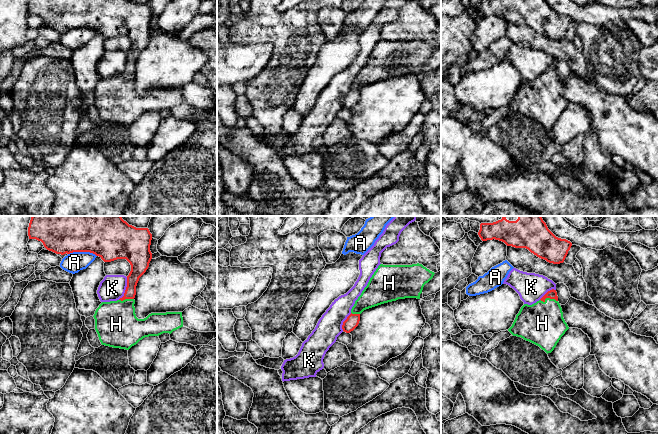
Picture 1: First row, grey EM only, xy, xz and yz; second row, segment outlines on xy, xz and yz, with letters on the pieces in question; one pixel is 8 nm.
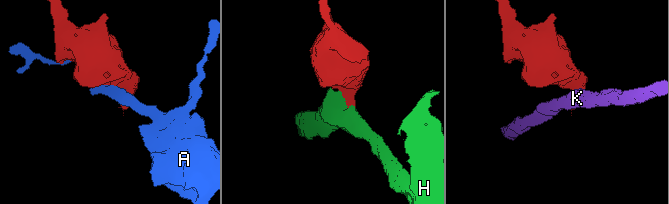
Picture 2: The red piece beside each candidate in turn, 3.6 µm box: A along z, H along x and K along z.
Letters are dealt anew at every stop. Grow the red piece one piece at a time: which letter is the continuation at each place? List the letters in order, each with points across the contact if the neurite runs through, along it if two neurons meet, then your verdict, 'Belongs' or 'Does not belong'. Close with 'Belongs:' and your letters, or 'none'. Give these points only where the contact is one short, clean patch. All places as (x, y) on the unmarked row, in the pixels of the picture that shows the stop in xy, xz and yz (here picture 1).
A: Does not belong
H: Belongs
K: Boundary: xy (127, 53), (125, 68), (118, 75). Does not belong
Belongs: H

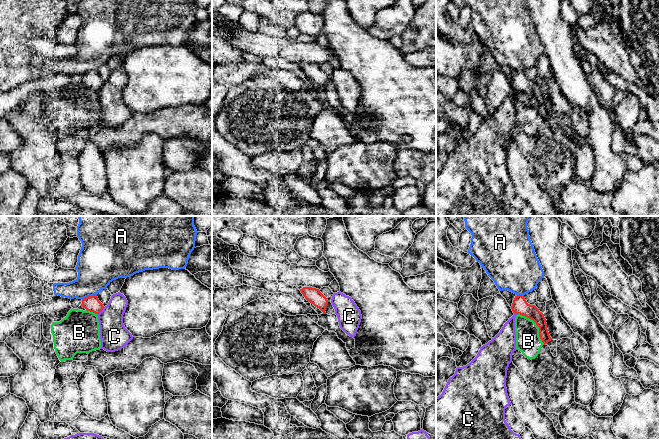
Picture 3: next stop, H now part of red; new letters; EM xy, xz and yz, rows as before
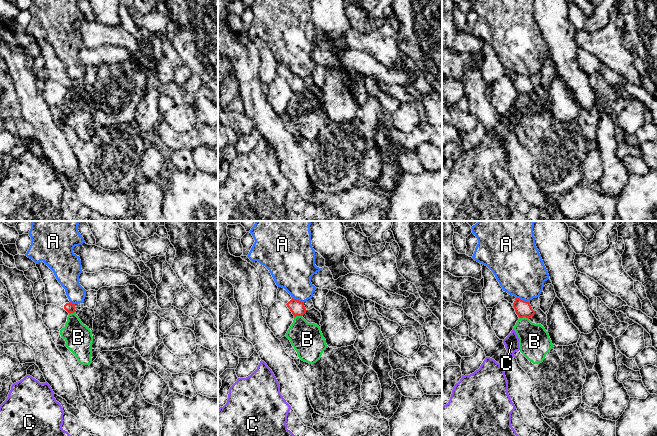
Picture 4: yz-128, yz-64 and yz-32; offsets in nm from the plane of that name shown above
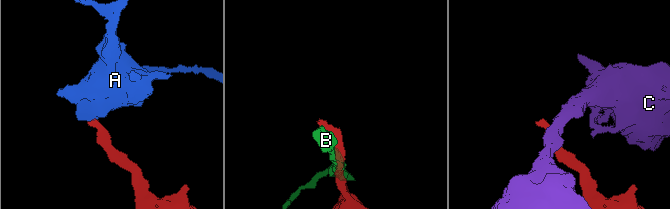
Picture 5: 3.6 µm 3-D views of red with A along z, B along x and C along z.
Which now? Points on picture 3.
A: Boundary: xy (96, 70), (82, 75). Does not belong
B: Does not belong
C: Boundary: xy (104, 83), (97, 90). Does not belong
Belongs: none

